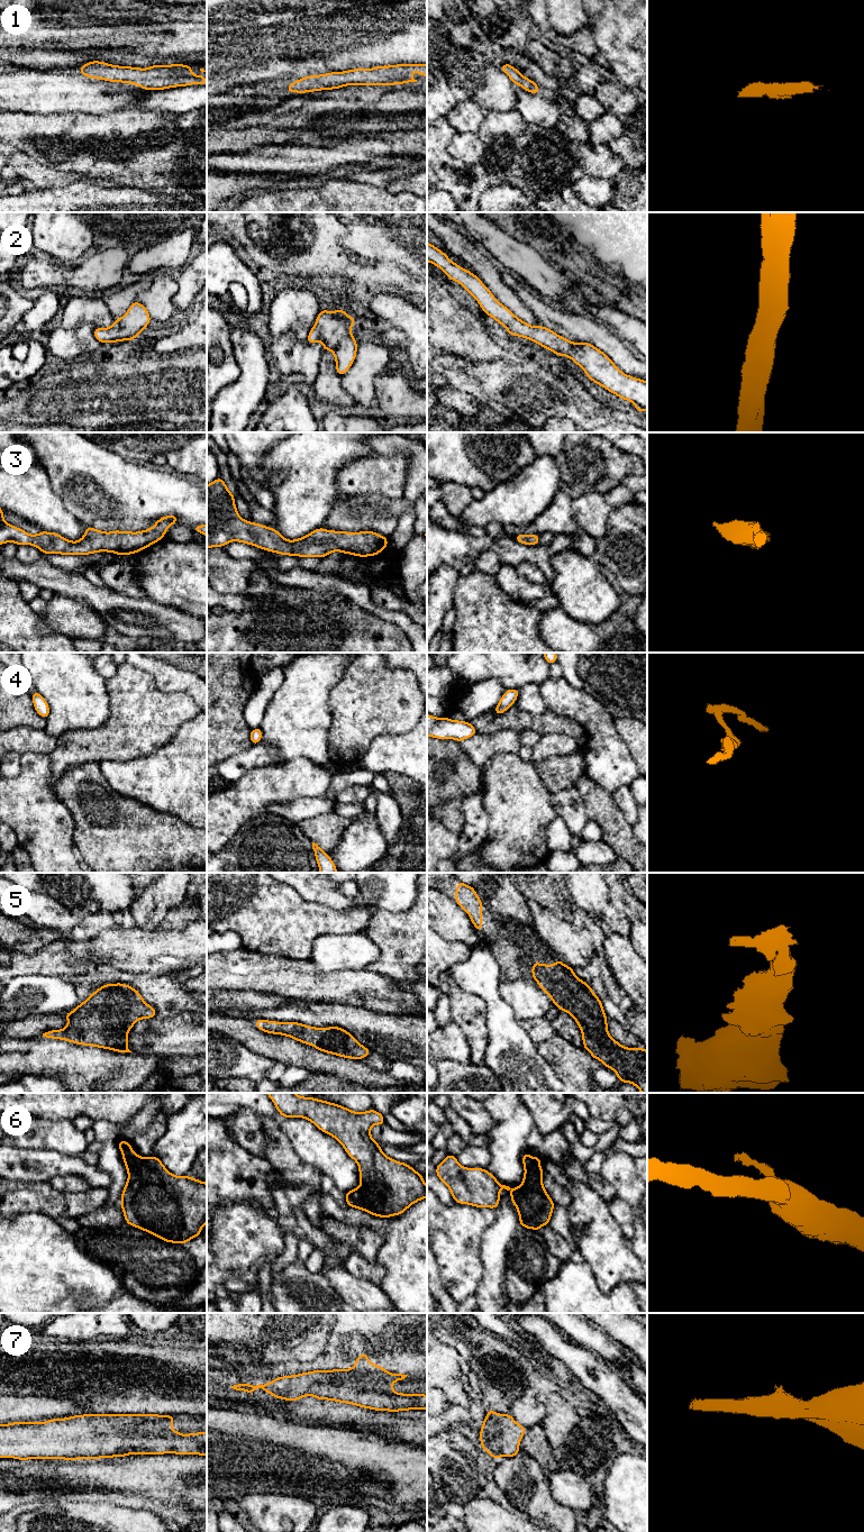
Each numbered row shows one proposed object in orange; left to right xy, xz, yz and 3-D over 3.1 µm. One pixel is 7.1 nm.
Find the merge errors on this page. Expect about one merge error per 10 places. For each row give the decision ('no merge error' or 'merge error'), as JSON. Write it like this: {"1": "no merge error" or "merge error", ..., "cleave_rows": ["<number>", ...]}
{"1": "no merge error", "2": "no merge error", "3": "no merge error", "4": "no merge error", "5": "no merge error", "6": "no merge error", "7": "no merge error", "cleave_rows": []}

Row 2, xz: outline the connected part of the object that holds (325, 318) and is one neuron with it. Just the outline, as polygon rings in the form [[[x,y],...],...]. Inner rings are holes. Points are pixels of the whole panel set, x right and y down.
[[[343,309],[331,312],[320,310],[307,341],[315,344],[320,340],[324,350],[334,353],[336,372],[343,376],[352,366],[357,353],[357,343],[351,328],[356,319],[349,317]]]

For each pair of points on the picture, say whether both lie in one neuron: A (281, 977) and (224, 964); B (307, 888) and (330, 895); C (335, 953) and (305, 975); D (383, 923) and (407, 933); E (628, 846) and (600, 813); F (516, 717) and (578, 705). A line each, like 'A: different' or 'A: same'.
A: same
B: same
C: different
D: same
E: same
F: different

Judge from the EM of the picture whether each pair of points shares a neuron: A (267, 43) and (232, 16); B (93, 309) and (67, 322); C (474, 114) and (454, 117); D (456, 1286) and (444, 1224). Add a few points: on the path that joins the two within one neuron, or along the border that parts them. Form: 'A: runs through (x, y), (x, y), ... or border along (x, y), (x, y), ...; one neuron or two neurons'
A: border along (274, 24), (245, 28), (223, 35); two neurons
B: runs through (87, 310), (80, 310), (74, 316); one neuron
C: runs through (470, 116), (458, 117); one neuron
D: runs through (456, 1270), (456, 1240); one neuron

